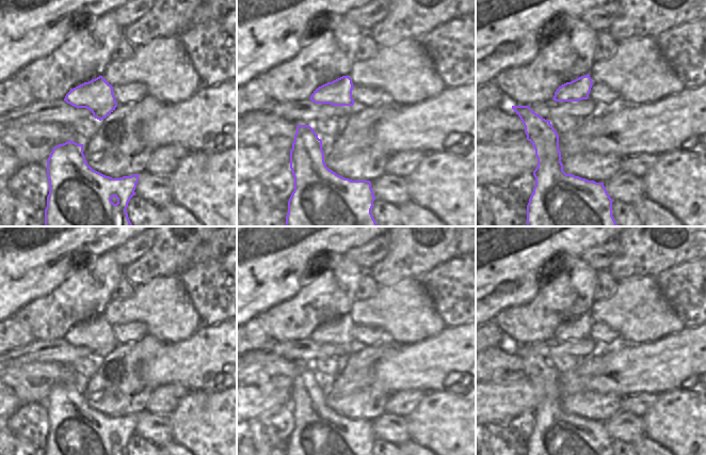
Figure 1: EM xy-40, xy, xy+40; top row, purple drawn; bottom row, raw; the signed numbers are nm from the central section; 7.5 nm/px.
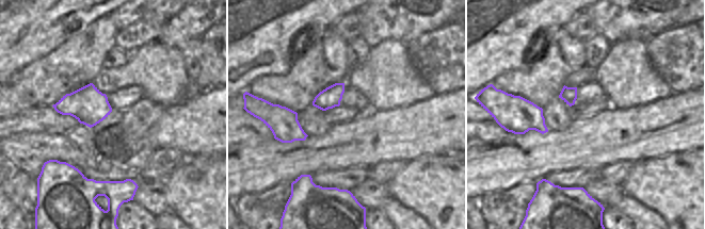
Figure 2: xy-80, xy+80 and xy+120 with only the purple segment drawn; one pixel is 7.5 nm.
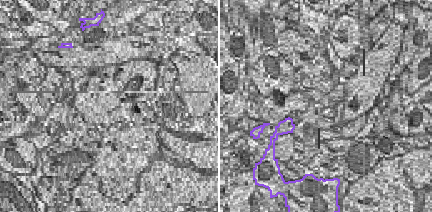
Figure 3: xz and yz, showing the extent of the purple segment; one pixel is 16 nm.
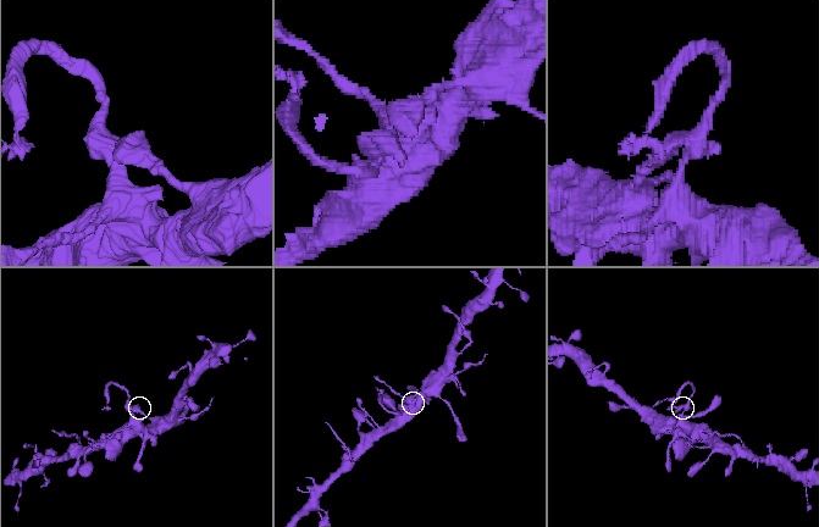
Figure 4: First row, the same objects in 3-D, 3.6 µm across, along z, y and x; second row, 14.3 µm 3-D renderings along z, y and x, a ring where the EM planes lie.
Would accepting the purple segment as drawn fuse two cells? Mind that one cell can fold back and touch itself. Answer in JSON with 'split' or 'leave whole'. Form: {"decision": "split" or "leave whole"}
{"decision": "split"}

